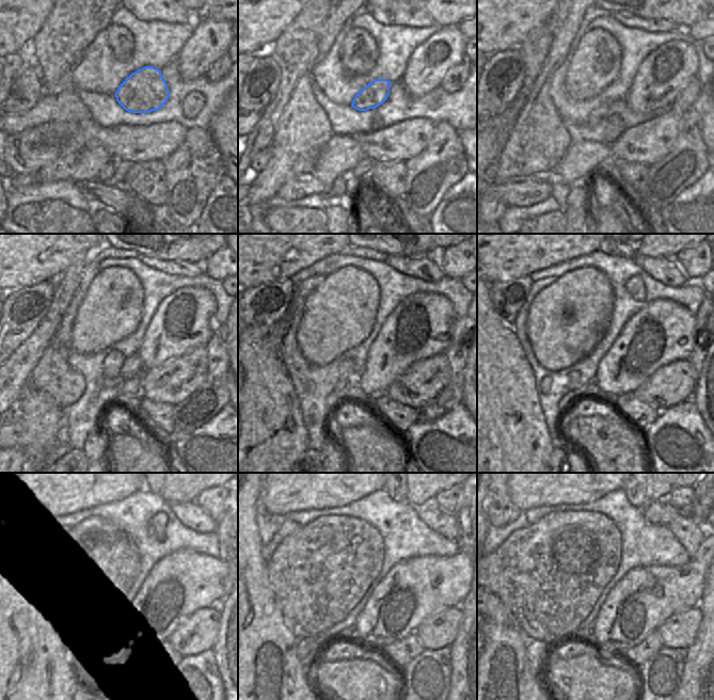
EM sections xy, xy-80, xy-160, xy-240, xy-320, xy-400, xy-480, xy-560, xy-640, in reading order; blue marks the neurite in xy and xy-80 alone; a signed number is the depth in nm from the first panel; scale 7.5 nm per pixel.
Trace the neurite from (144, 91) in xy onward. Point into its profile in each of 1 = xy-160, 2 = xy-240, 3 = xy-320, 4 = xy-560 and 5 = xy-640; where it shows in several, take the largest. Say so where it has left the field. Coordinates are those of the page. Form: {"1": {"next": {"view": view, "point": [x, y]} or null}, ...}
{"1": {"next": {"view": "xy-160", "point": [597, 114]}}, "2": {"next": {"view": "xy-240", "point": [112, 364]}}, "3": {"next": {"view": "xy-320", "point": [347, 367]}}, "4": {"next": {"view": "xy-560", "point": [307, 649]}}, "5": {"next": {"view": "xy-640", "point": [539, 653]}}}

